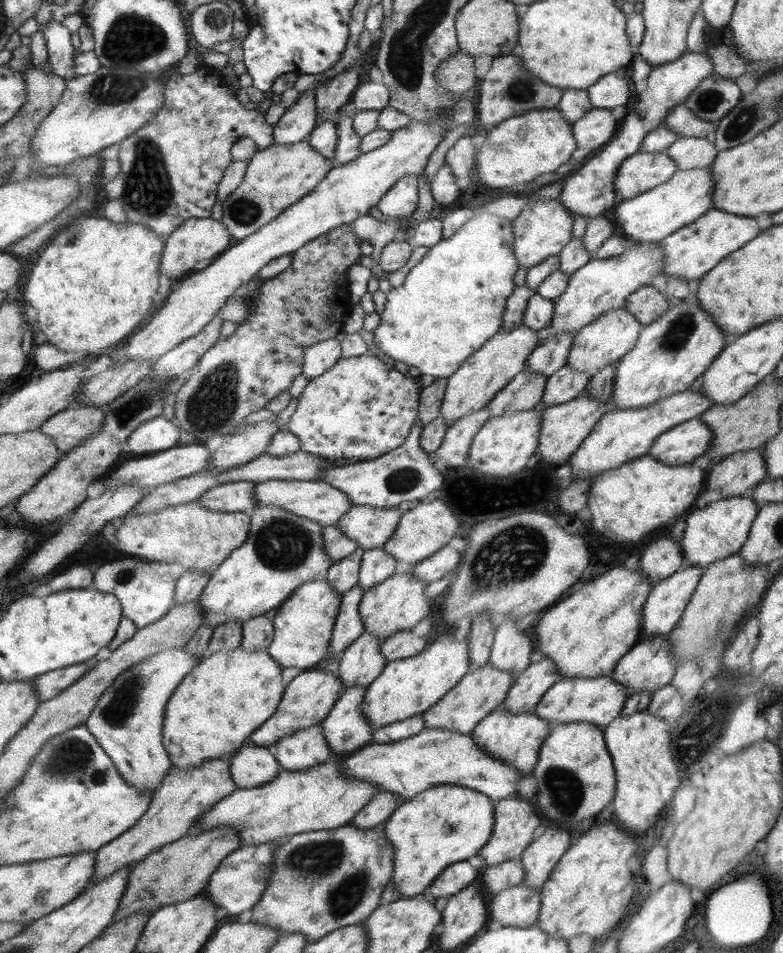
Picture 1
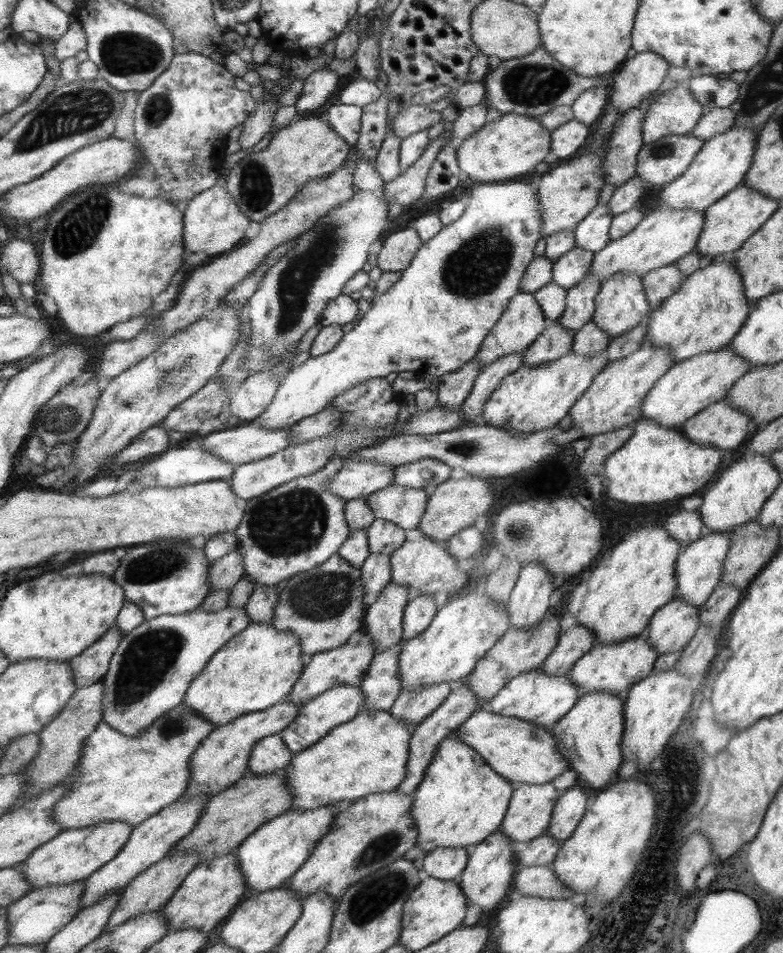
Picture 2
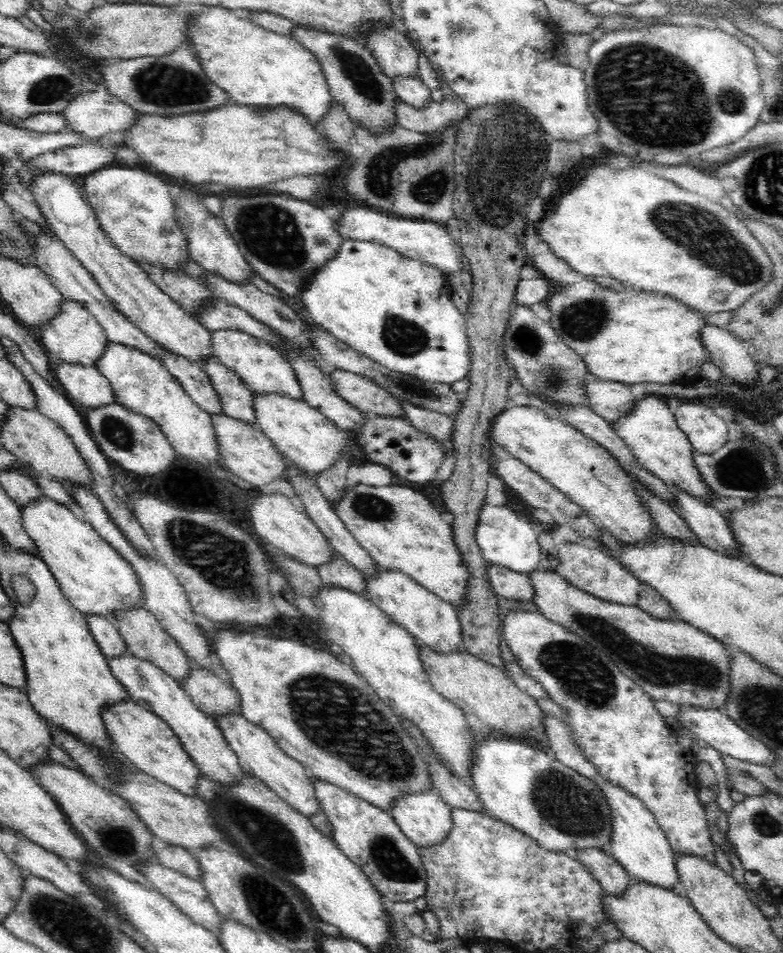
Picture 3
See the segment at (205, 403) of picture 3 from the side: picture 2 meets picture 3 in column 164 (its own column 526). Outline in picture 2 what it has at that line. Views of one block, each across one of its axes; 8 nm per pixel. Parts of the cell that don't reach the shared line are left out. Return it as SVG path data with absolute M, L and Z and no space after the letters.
M546 319L542 334L523 351L523 366L540 366L569 352L573 345L573 330L565 328L559 319Z

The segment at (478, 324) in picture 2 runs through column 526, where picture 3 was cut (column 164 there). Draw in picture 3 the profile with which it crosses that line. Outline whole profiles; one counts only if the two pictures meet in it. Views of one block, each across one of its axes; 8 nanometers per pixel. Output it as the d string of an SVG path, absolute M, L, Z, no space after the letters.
M102 168L81 177L80 182L104 234L124 255L138 264L150 262L182 272L181 266L192 258L185 234L176 221L172 187L138 168Z

